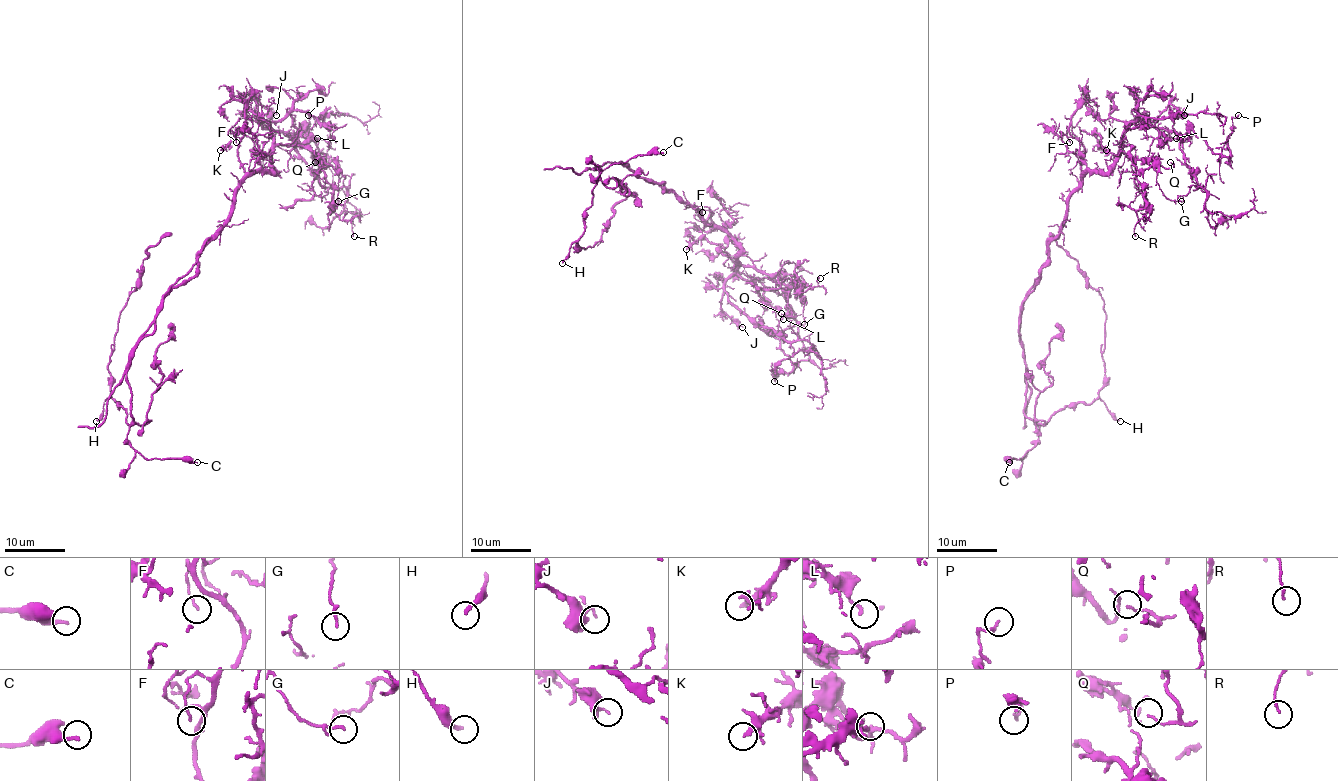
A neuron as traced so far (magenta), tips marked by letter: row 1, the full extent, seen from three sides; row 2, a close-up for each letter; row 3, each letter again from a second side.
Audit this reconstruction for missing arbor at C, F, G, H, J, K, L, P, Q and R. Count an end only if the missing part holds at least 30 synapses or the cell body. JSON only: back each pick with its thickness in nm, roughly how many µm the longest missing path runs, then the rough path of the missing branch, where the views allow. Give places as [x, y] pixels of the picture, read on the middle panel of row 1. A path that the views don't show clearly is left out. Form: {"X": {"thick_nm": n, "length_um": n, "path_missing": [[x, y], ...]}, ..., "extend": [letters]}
{"extend": []}

